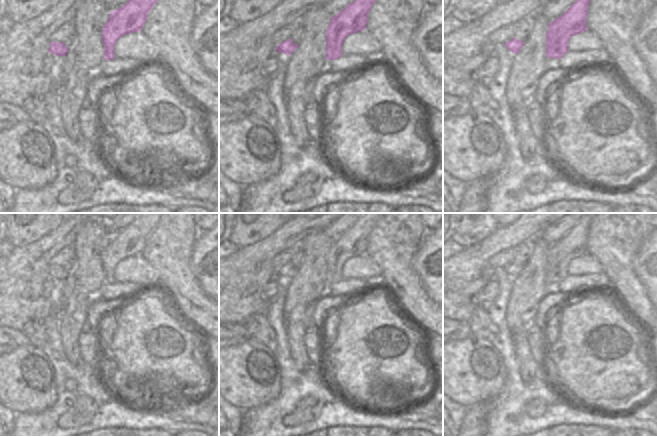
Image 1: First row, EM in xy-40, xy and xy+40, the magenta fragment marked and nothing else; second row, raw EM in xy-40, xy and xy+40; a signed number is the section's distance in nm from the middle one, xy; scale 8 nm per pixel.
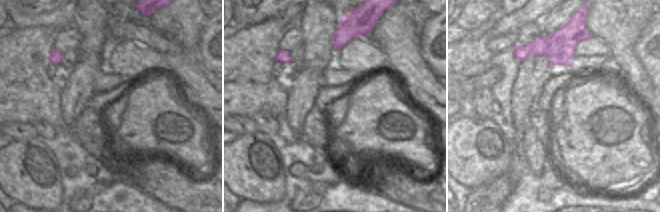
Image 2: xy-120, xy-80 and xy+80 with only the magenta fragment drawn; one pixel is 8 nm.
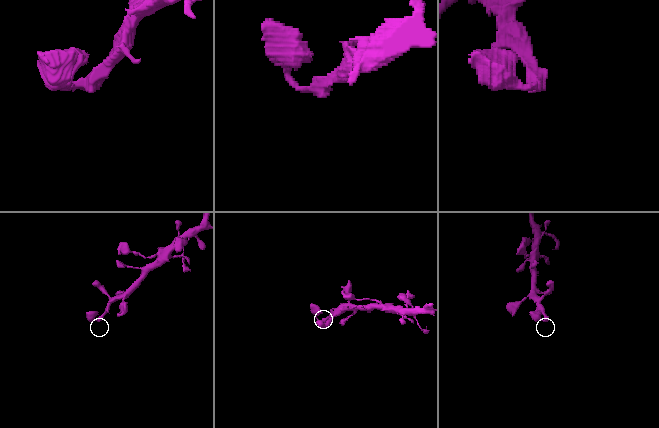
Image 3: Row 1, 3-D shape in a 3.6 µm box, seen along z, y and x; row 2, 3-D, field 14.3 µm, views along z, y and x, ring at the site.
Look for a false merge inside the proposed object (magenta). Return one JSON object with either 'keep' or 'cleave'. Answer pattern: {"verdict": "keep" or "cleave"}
{"verdict": "cleave"}

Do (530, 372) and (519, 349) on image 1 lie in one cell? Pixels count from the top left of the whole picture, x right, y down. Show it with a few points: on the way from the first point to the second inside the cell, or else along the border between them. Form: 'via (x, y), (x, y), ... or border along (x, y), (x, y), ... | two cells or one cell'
via (528, 366), (523, 355) | one cell

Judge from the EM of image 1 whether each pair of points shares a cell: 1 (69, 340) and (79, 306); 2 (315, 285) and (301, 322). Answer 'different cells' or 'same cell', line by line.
1: same cell
2: different cells

